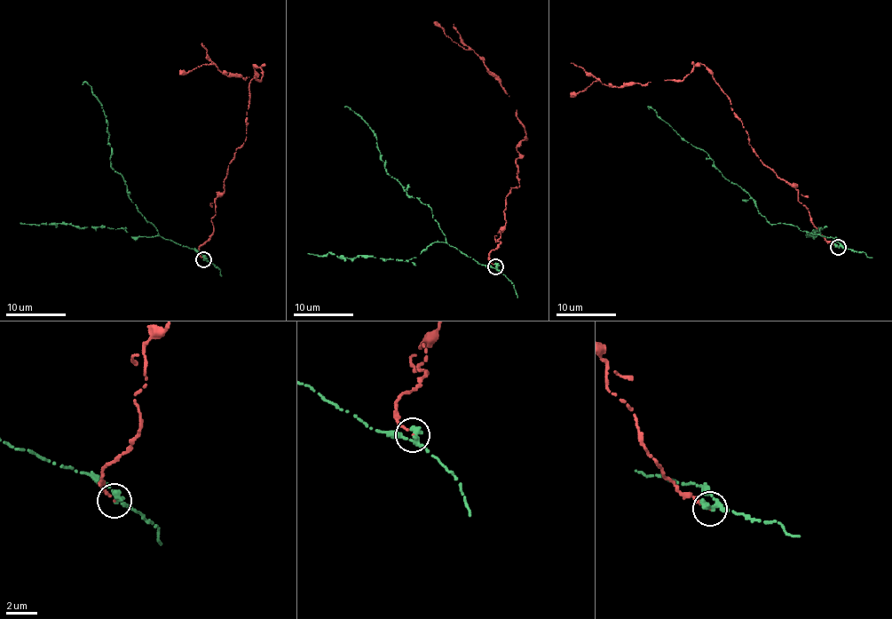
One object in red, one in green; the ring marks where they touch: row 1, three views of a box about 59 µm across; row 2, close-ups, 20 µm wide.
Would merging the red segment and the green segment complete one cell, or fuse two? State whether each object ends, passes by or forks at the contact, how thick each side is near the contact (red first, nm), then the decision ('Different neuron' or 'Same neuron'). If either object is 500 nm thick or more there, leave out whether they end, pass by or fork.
At the ring red ends. At the ring green passes by. Thickness 130 nm (red) against 360 nm. Different neuron

